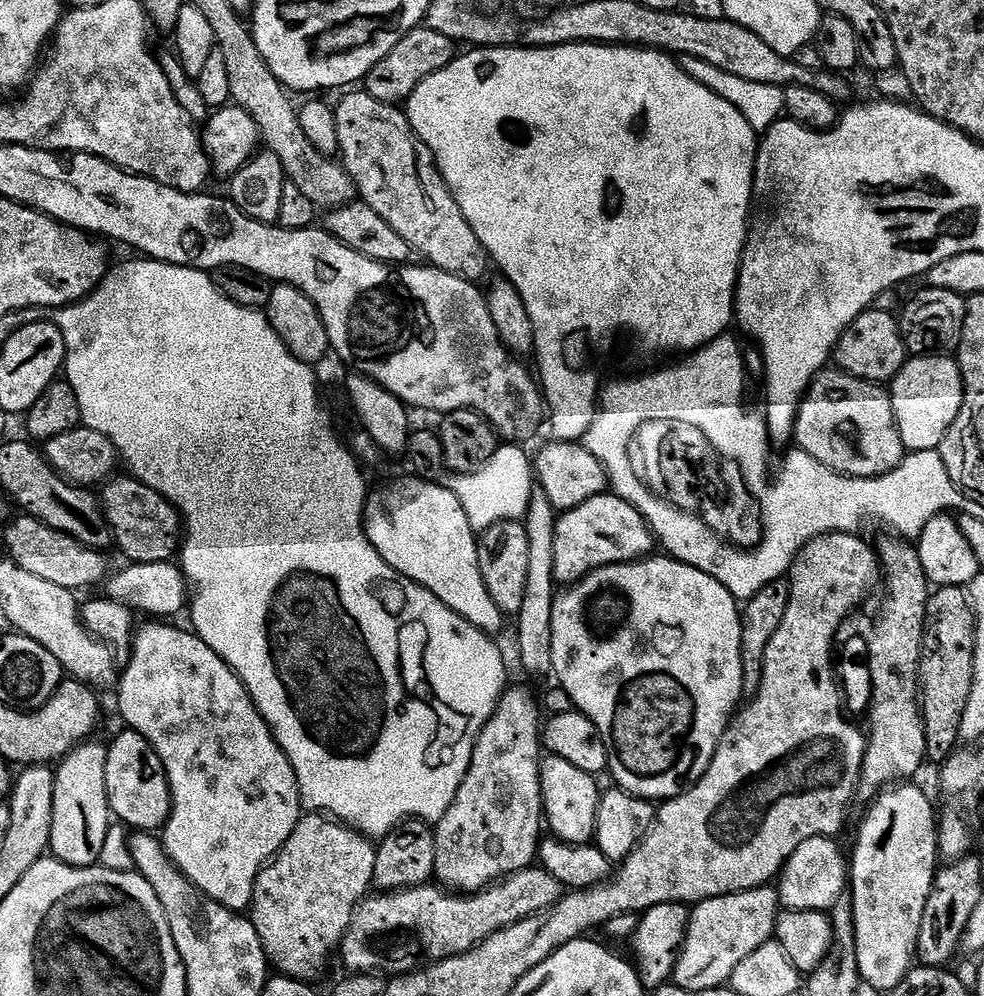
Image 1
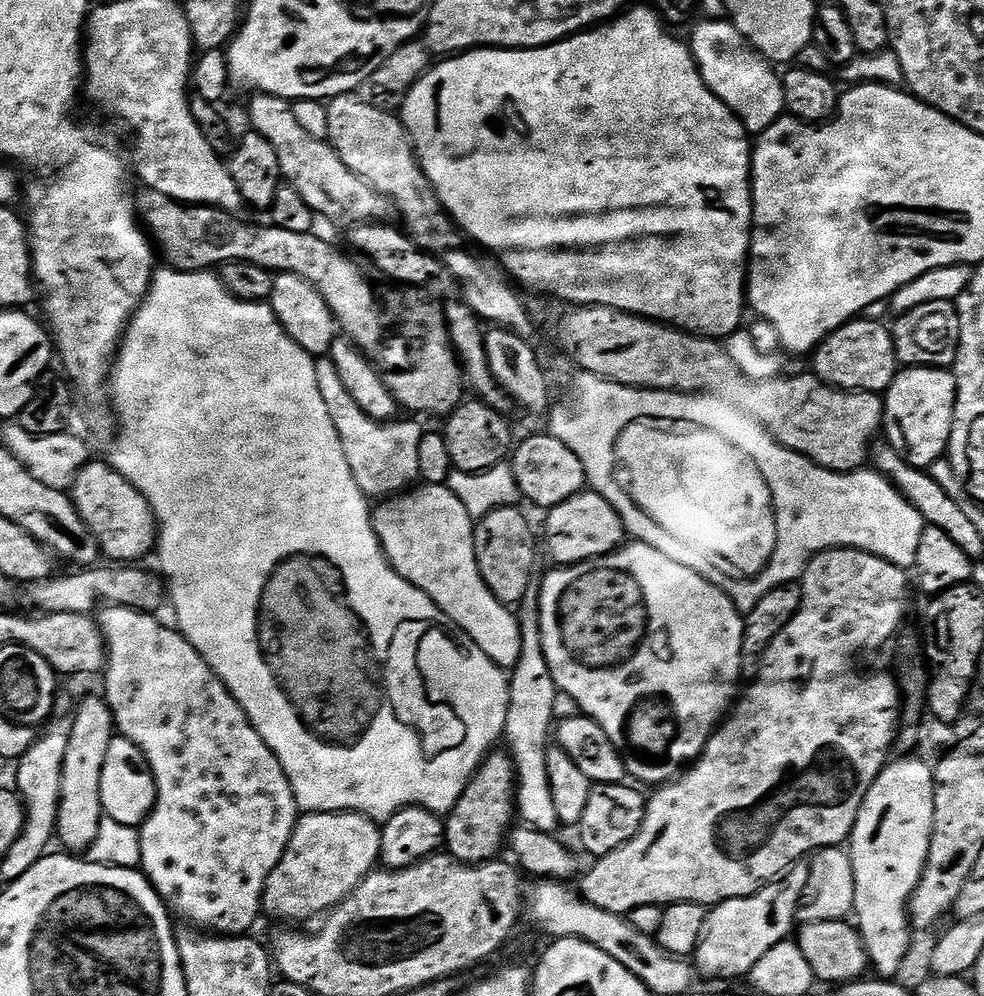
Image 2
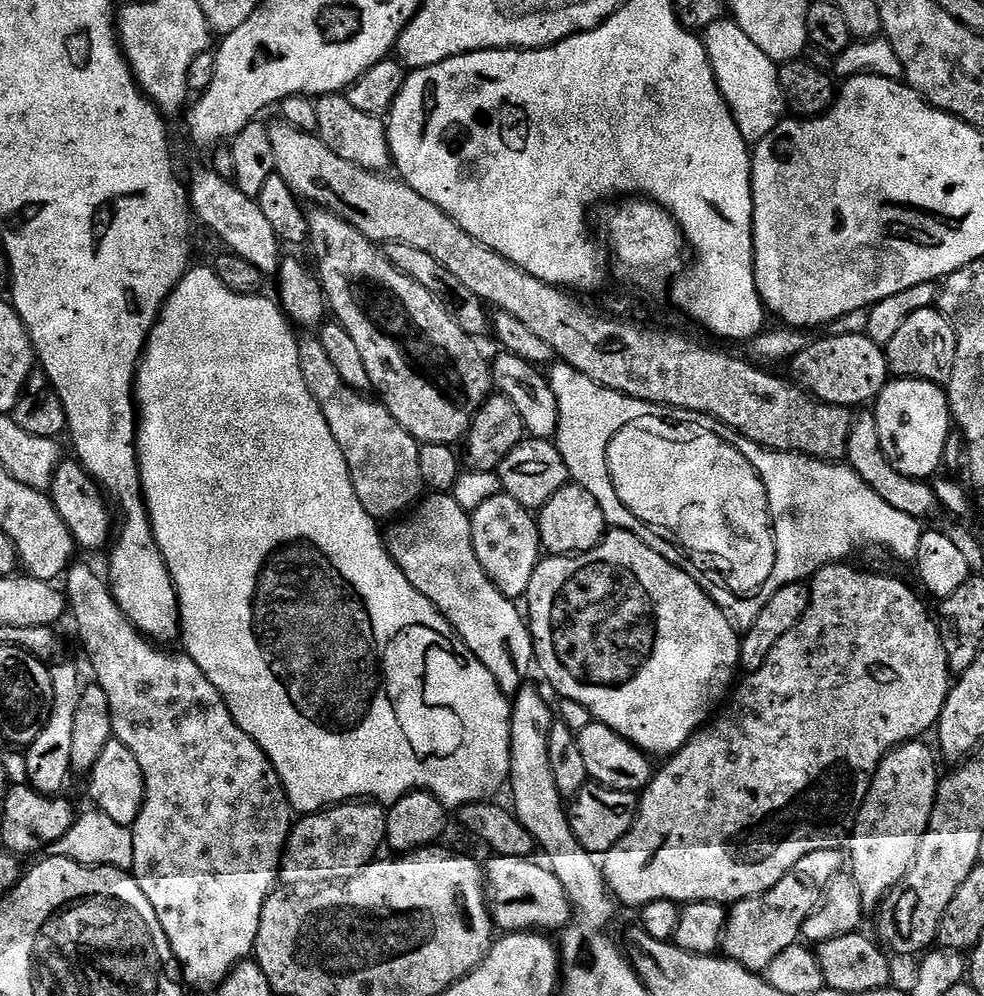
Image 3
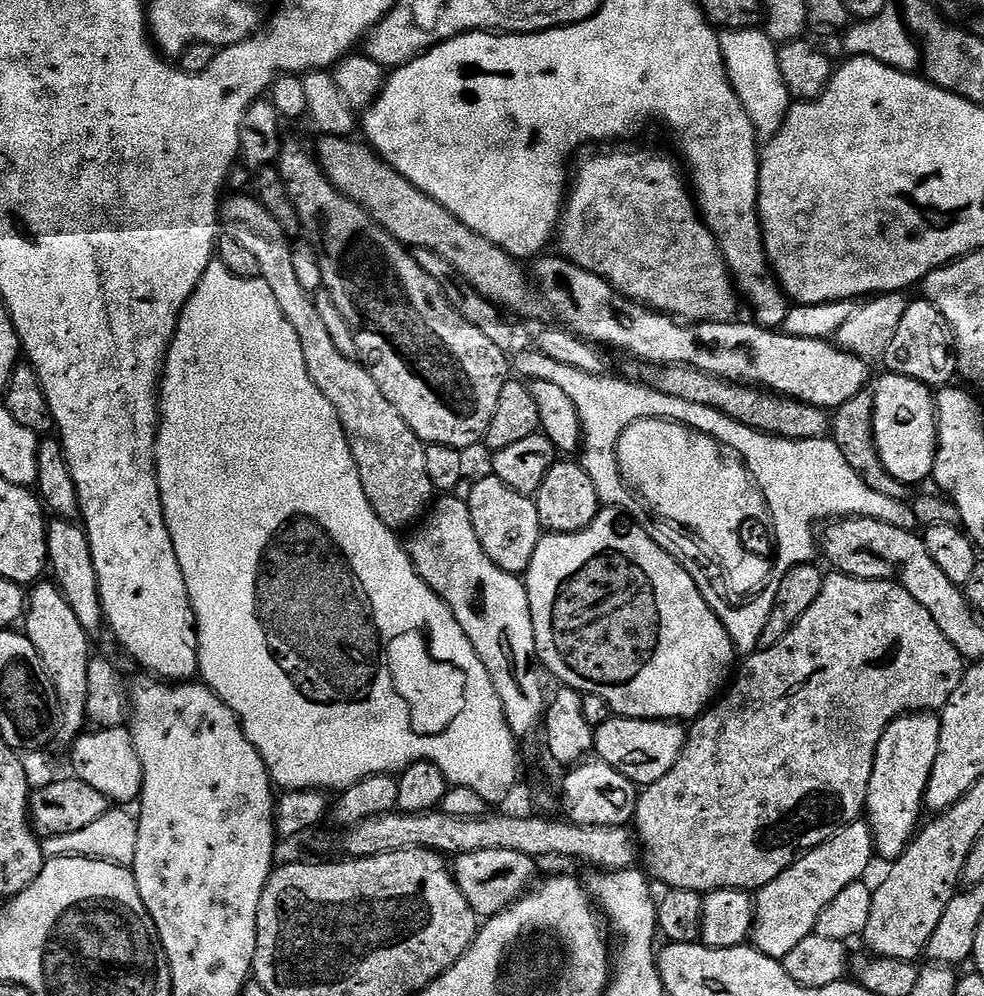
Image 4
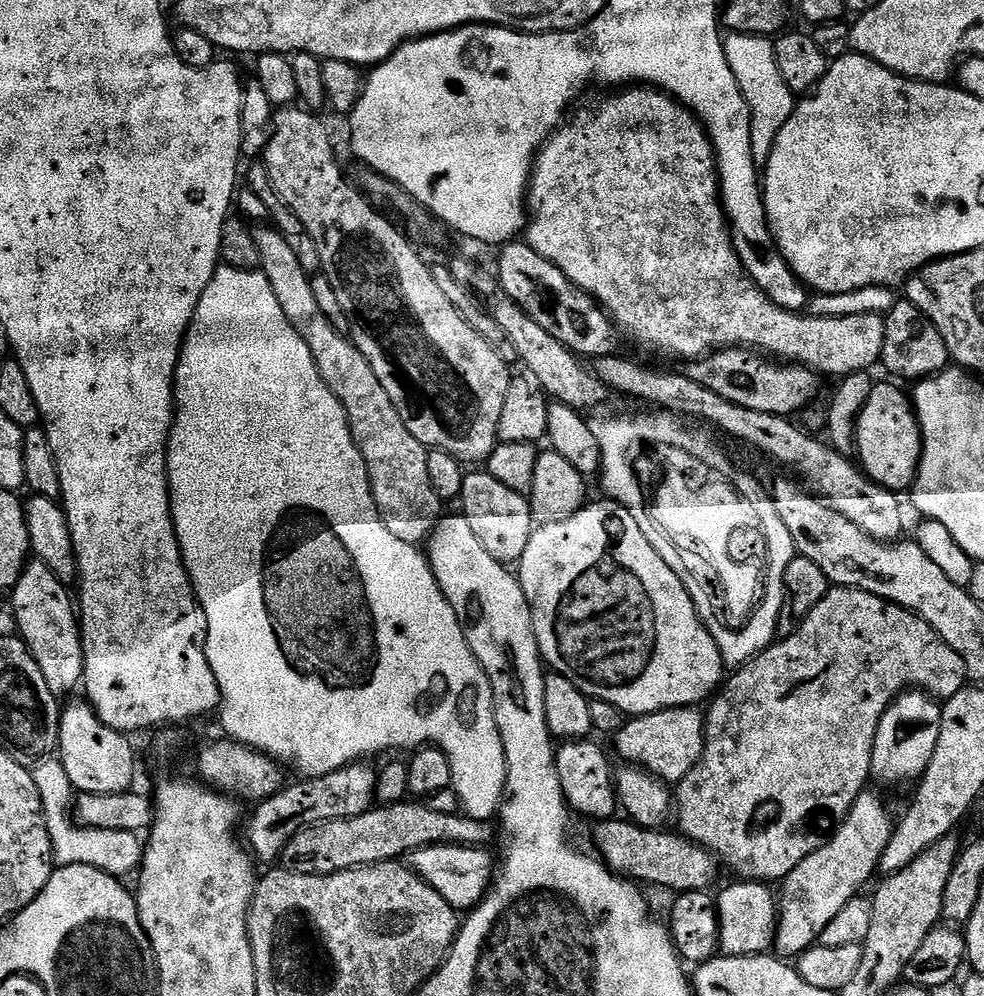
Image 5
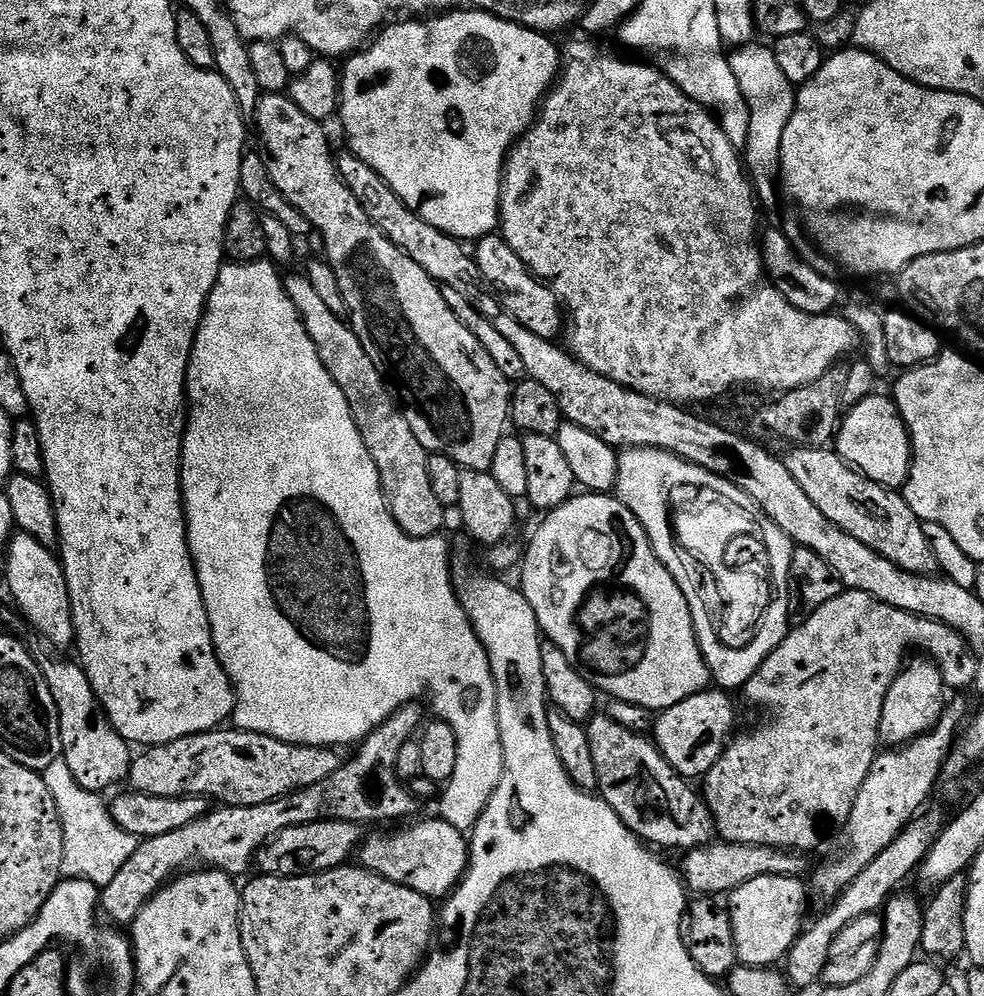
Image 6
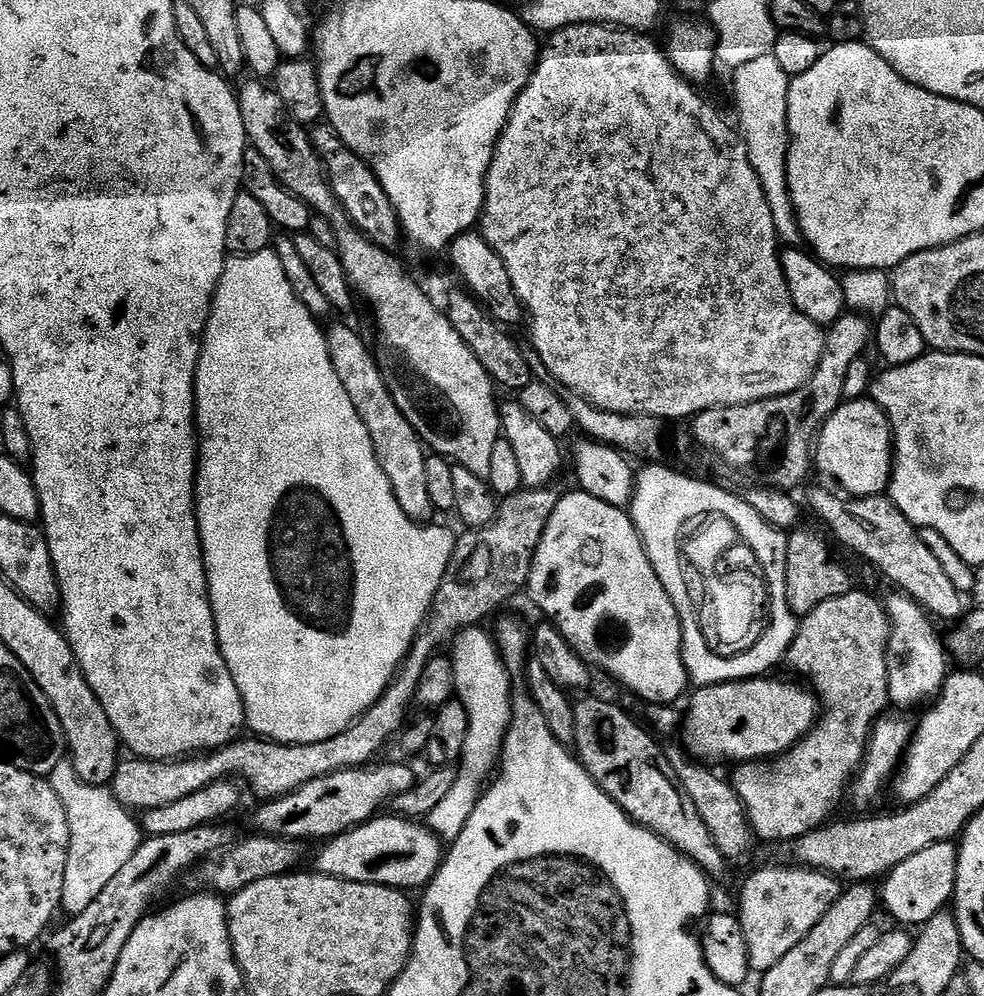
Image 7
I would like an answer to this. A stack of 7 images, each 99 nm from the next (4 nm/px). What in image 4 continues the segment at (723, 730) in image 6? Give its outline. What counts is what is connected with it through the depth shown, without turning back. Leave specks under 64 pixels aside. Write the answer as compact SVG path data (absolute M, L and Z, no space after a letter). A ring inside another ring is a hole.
M613 715L611 719L604 720L601 724L597 723L594 728L596 733L594 752L599 760L614 766L614 770L618 770L618 774L630 778L638 786L653 784L658 782L658 778L670 774L674 762L678 762L684 744L688 740L688 734L683 723L669 722L667 720L635 720L629 716L618 715Z

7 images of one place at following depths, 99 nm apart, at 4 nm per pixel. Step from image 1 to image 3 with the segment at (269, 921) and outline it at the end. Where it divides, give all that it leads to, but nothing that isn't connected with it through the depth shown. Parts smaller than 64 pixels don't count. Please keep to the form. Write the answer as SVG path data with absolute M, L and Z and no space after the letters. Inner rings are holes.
M345 802L325 811L304 814L292 825L292 834L288 837L288 846L282 857L282 876L292 884L309 880L312 886L320 886L333 880L345 880L358 874L367 864L377 859L376 852L388 839L388 813L380 802Z

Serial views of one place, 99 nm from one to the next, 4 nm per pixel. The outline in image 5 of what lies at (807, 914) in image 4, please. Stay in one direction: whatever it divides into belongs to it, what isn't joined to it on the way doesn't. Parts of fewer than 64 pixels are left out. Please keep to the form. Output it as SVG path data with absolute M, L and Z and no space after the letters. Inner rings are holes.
M865 790L854 802L847 816L840 821L840 827L828 837L825 844L811 852L782 882L784 888L778 892L778 915L776 917L776 935L774 937L774 952L780 958L799 958L807 948L813 947L819 941L822 930L834 922L838 910L846 906L856 896L861 895L872 875L877 875L882 850L886 850L886 842L890 842L894 827L894 816L888 813L884 800L876 792Z

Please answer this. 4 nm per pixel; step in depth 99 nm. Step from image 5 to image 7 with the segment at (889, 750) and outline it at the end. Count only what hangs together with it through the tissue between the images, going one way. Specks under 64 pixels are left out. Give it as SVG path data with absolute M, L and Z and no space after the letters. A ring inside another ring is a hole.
M896 590L893 593L889 600L883 601L888 623L892 626L888 639L887 703L896 707L893 709L904 710L900 708L916 708L919 704L935 701L950 675L950 656L942 636L936 633L933 617L924 611L924 607L904 592Z

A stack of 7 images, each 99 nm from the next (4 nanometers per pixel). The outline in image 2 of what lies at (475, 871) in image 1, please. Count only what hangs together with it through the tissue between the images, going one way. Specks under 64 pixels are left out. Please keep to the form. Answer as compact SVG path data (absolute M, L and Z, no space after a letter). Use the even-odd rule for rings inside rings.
M496 750L489 755L488 759L480 765L480 769L472 775L472 781L466 786L462 798L447 813L444 825L444 842L447 855L463 864L482 864L493 858L499 857L500 847L505 847L510 836L510 829L518 816L516 804L516 765L512 763L512 757L507 751Z

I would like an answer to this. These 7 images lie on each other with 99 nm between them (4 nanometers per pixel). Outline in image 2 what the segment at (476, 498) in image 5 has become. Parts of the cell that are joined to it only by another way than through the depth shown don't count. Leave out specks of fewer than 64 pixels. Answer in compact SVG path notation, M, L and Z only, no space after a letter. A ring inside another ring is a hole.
M505 506L498 510L490 510L490 514L479 517L475 521L474 527L474 554L478 558L478 570L482 574L482 578L486 582L486 586L490 586L490 594L494 594L494 598L498 598L498 602L509 606L519 606L524 600L526 590L534 587L532 580L532 571L536 568L536 540L538 544L538 536L532 533L532 524L519 512L516 508Z

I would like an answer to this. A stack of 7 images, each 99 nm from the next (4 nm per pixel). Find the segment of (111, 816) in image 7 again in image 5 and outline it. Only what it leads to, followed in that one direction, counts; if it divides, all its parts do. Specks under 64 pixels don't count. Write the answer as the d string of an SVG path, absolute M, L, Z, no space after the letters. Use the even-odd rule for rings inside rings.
M45 758L31 769L34 786L38 786L38 794L42 798L46 830L50 834L52 854L57 865L81 864L94 866L98 870L108 872L111 876L124 878L127 872L135 873L142 859L142 840L137 833L119 832L118 830L98 830L86 828L76 823L71 815L64 813L64 807L69 807L72 784L66 778L66 770L59 759Z

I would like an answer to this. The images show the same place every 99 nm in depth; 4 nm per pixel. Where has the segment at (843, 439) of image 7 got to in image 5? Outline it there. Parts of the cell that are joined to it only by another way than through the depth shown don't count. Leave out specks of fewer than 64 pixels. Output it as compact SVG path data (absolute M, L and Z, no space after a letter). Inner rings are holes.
M873 383L870 396L856 422L854 452L856 456L860 455L858 464L864 475L897 494L903 493L903 488L904 491L911 489L916 482L916 469L920 466L920 445L920 424L916 420L916 409L912 406L909 393L892 384Z

